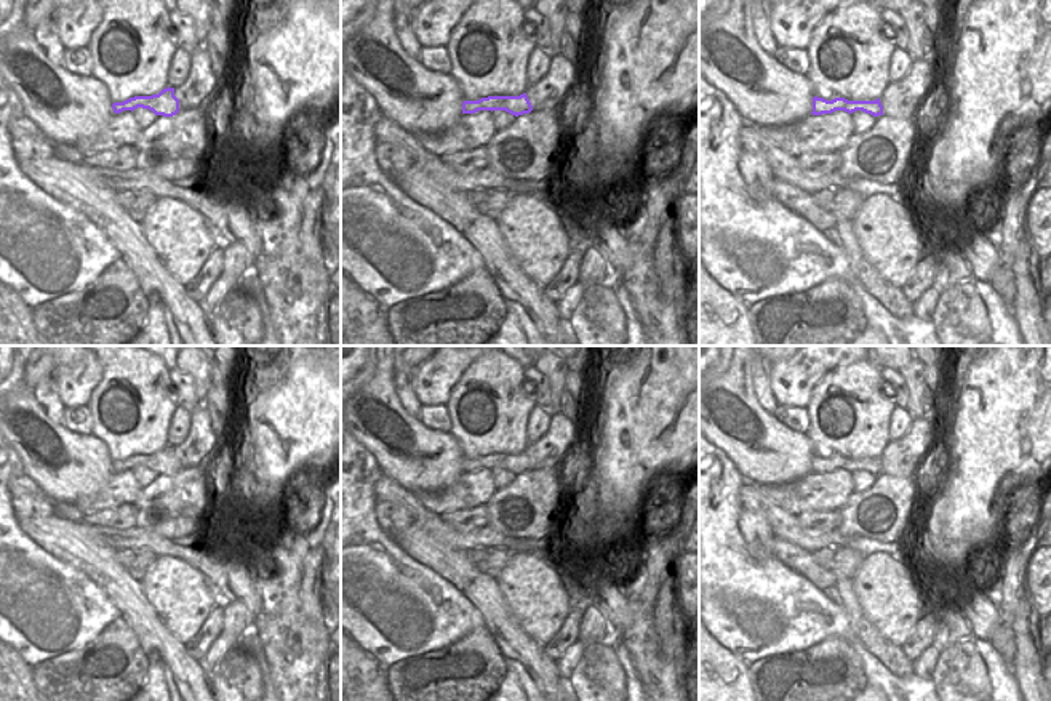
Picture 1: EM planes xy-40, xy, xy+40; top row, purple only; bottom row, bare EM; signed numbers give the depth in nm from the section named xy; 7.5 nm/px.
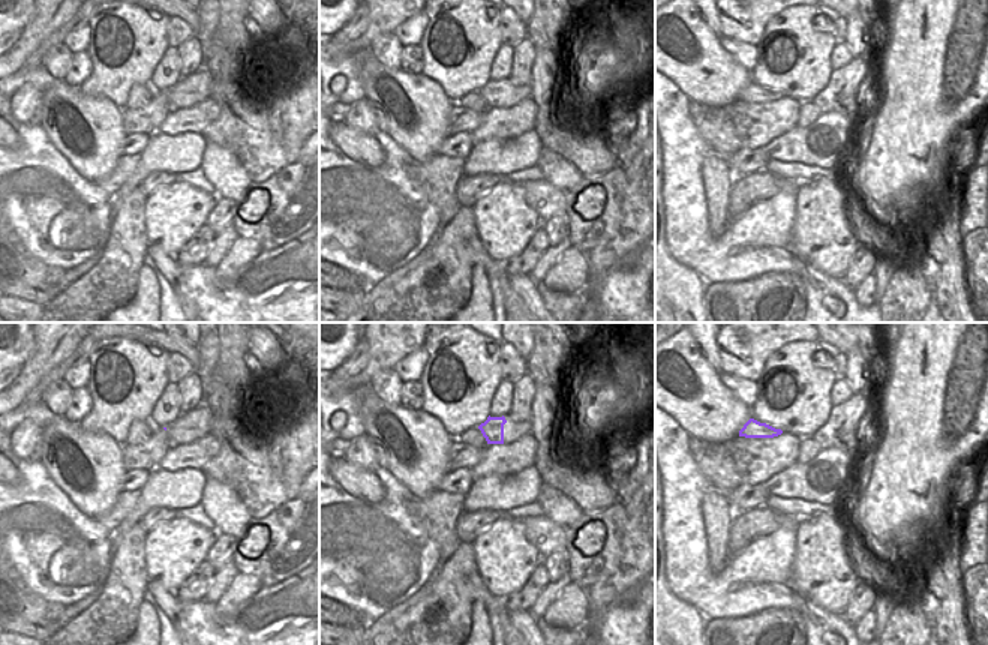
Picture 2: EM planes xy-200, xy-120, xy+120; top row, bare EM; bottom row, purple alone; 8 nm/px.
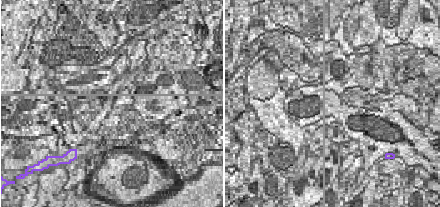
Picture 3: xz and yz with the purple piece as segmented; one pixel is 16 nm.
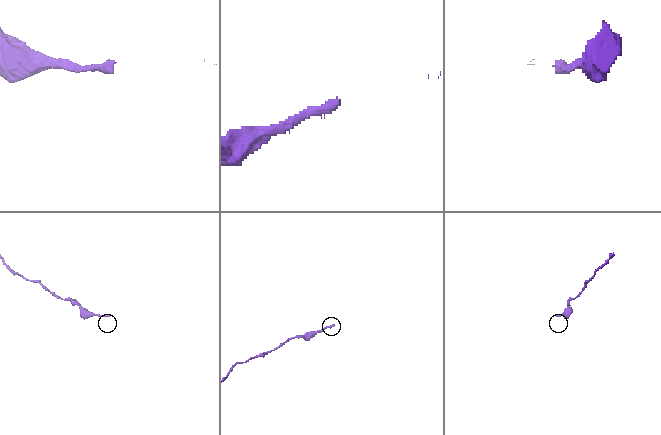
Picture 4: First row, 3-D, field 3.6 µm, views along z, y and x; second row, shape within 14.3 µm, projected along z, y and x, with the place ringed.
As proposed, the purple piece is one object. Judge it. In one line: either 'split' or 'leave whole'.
leave whole

